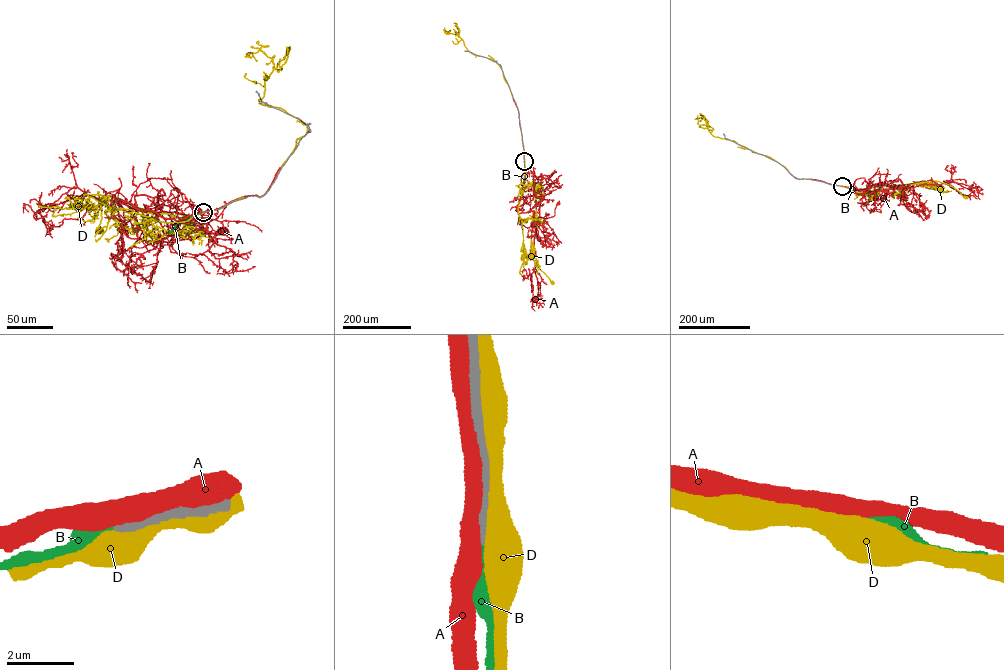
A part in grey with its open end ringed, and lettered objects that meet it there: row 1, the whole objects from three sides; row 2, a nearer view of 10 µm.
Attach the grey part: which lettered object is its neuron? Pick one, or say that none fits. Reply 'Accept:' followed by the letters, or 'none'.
Accept: B

